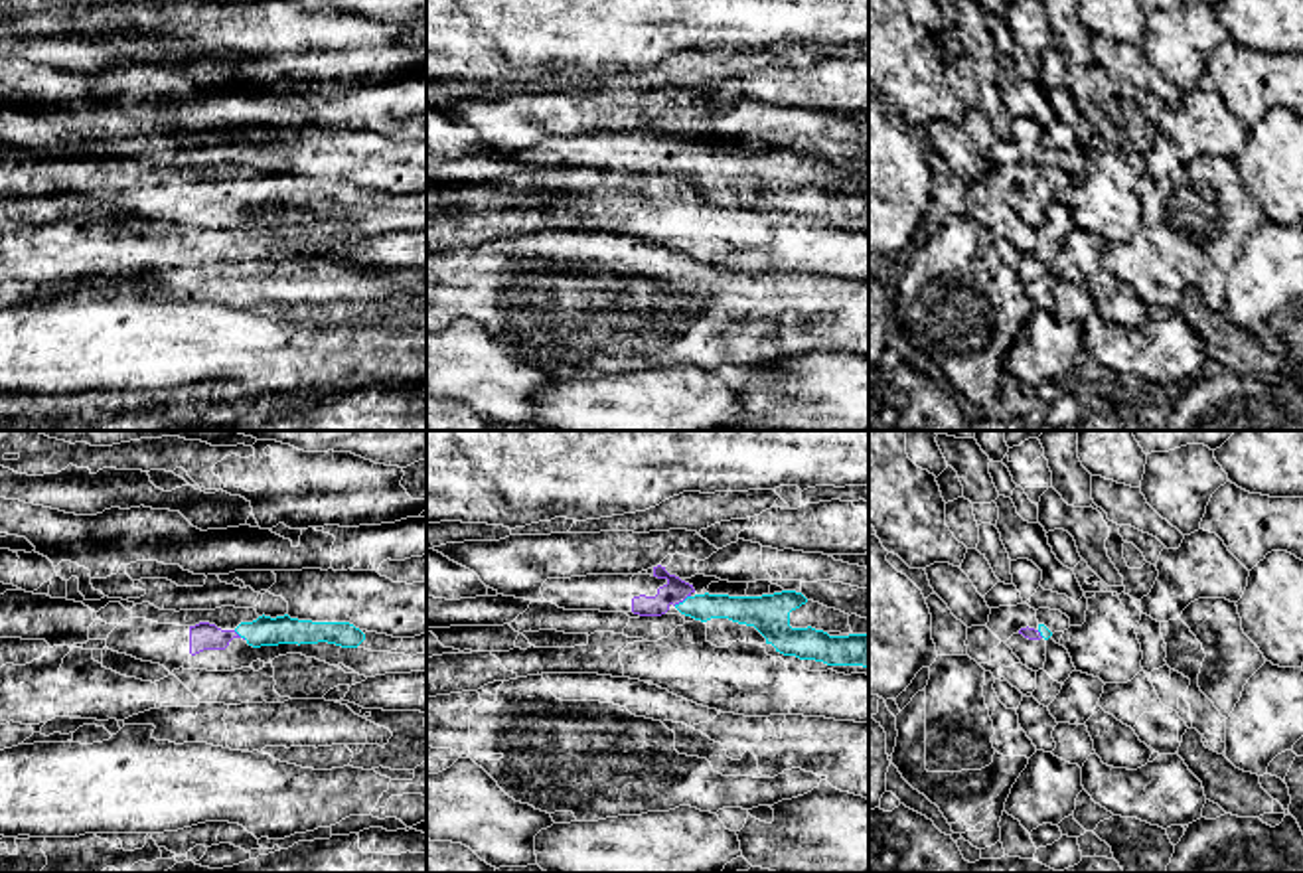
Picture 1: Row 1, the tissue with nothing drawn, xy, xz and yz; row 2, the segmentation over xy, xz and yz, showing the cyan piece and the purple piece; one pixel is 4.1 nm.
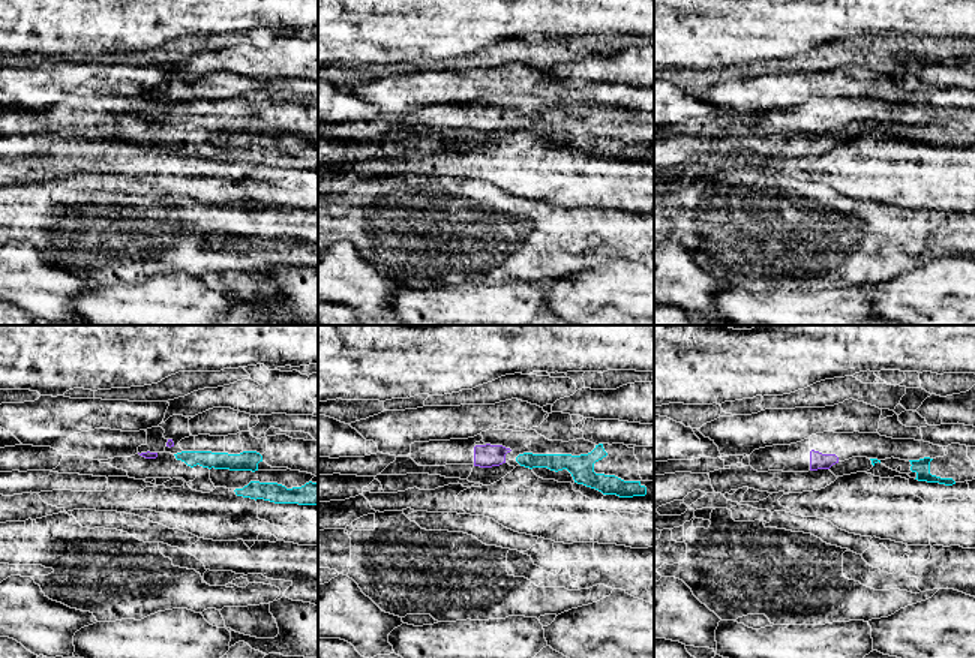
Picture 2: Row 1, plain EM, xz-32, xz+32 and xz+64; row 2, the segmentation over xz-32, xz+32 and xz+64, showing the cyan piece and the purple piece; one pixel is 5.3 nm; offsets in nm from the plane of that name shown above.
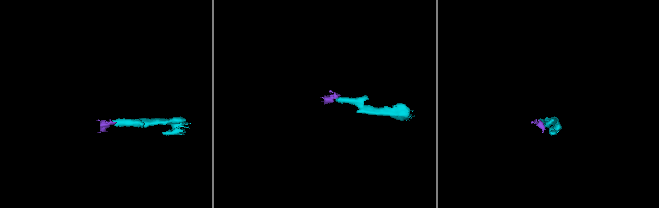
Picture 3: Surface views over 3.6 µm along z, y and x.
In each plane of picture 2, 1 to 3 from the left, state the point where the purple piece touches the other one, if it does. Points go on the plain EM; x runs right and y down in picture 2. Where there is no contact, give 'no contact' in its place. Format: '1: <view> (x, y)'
1: no contact
2: no contact
3: no contact

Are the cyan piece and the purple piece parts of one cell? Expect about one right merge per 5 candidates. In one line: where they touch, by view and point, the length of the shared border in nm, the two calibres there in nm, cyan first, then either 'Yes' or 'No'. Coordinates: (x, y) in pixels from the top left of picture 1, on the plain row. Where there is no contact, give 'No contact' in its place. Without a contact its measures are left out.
Touches cyan at xz (684, 158). Shared border 80 nm. Thickness 110 nm (cyan) against 100 nm. Yes

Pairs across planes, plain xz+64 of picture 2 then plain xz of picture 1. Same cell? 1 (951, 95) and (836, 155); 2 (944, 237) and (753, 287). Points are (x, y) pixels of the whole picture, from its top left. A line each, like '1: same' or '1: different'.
1: different
2: same

